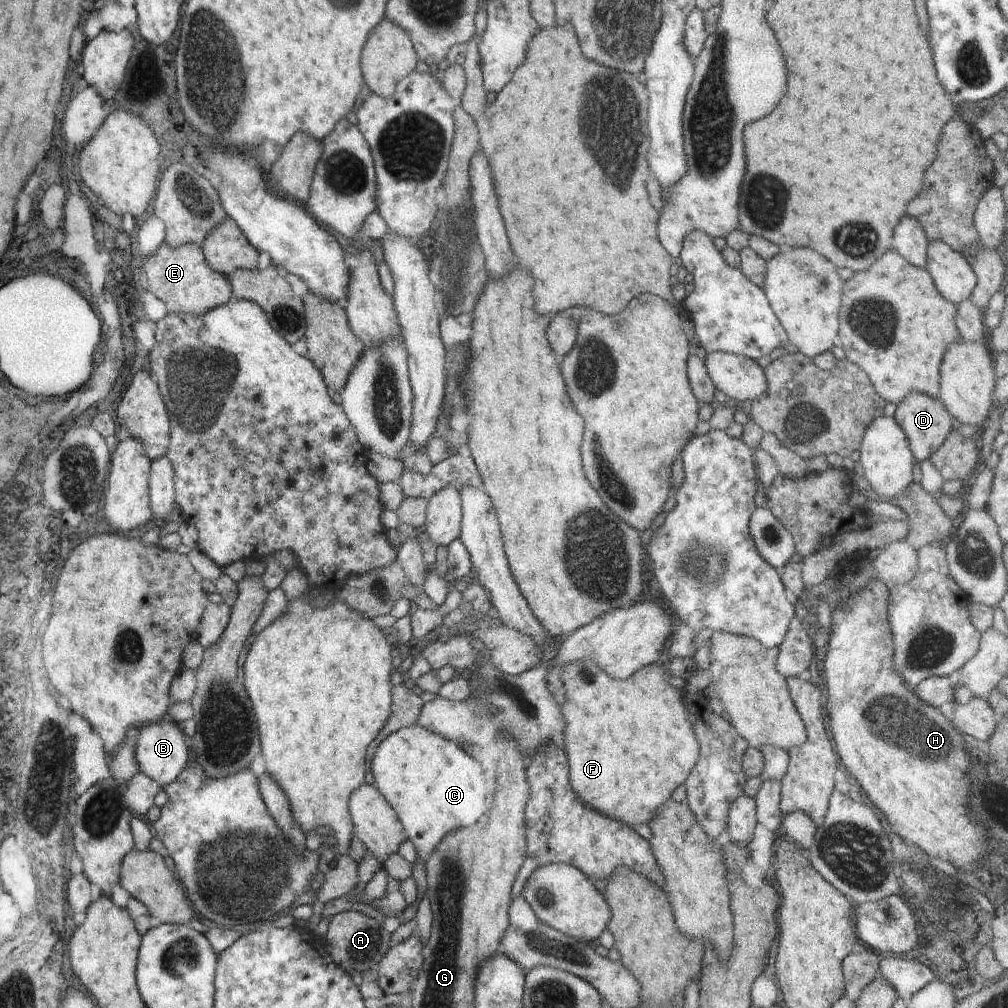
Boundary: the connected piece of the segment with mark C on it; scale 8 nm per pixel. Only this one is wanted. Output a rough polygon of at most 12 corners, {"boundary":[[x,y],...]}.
{"boundary":[[422,726],[382,740],[375,788],[424,864],[487,810],[478,762]]}

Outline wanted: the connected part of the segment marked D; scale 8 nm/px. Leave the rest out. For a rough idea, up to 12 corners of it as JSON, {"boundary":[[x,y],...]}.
{"boundary":[[908,394],[894,422],[916,462],[924,462],[956,427],[939,399]]}

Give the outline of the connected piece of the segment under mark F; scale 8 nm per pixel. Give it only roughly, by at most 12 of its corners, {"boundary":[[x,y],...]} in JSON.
{"boundary":[[666,662],[558,669],[570,787],[648,824],[700,759]]}

